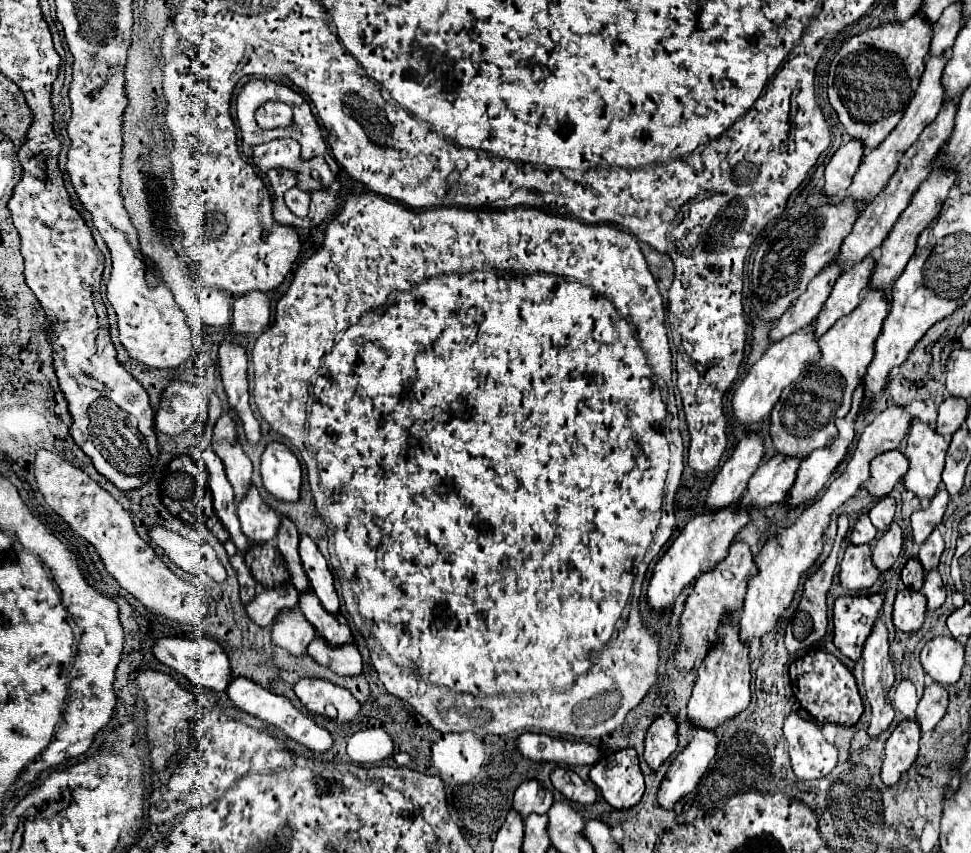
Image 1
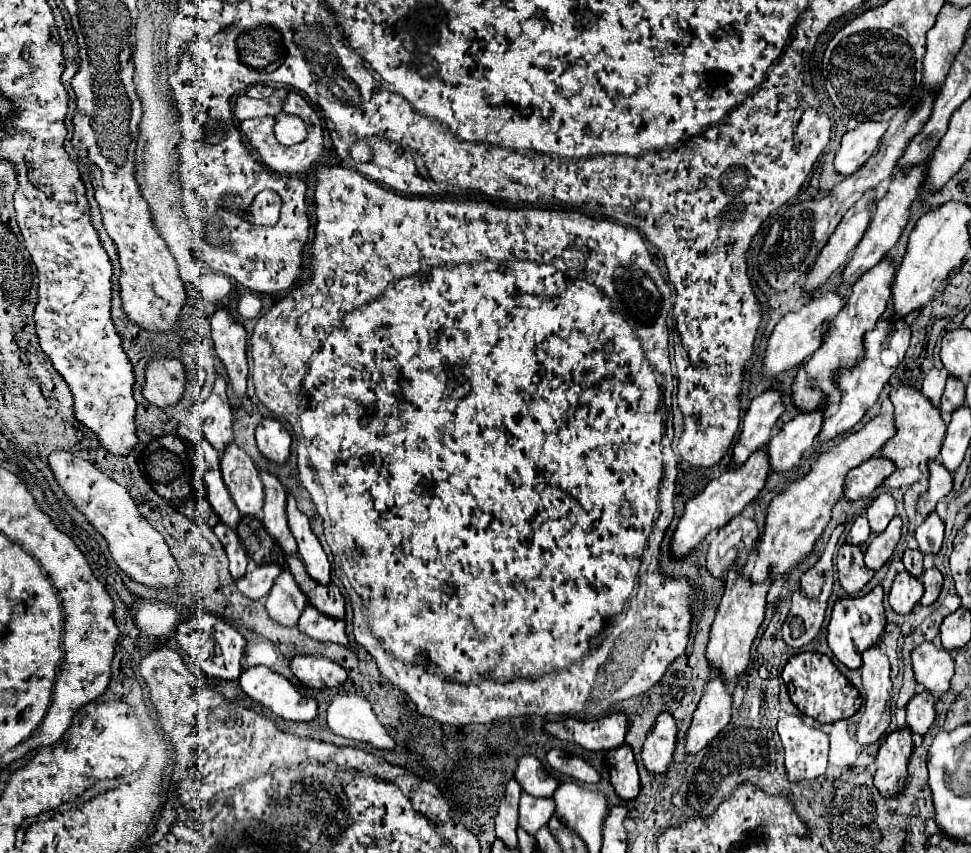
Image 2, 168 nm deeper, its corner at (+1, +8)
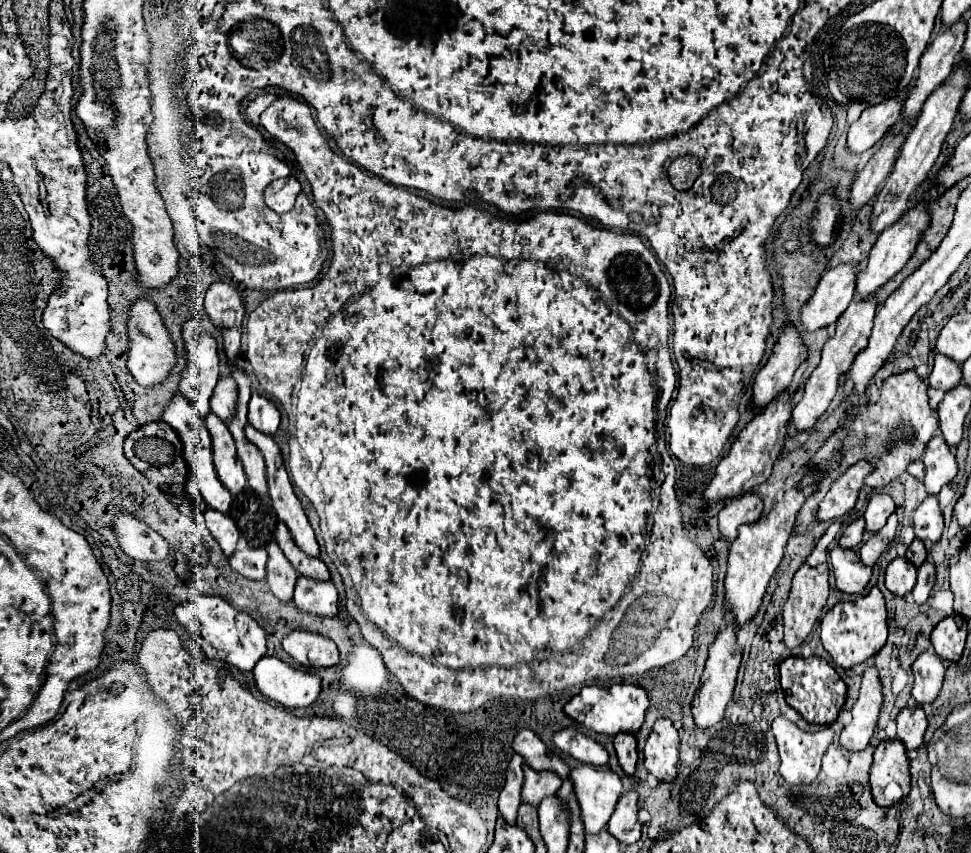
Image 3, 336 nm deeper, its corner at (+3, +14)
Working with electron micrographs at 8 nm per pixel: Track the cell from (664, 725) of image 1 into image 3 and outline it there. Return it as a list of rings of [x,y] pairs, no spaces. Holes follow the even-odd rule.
[[[660,719],[646,741],[646,749],[644,749],[646,769],[660,781],[674,781],[676,767],[680,761],[678,747],[680,747],[680,737],[672,721]]]

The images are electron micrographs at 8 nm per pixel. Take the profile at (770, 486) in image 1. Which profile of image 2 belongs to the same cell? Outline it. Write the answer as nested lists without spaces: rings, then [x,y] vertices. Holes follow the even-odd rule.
[[[800,413],[788,421],[782,431],[768,443],[768,461],[770,469],[776,473],[792,471],[798,467],[802,451],[812,447],[814,437],[820,433],[824,413]]]

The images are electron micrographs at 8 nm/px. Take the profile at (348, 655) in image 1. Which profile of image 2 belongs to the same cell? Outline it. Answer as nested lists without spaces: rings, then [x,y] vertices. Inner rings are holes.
[[[306,607],[302,619],[298,621],[298,629],[320,643],[338,643],[342,647],[348,647],[344,621],[330,619],[320,611],[314,611],[314,607]]]

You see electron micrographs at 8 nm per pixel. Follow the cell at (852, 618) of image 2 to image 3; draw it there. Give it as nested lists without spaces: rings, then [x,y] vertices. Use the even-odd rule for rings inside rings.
[[[872,587],[870,593],[858,601],[834,605],[834,609],[830,609],[820,623],[822,645],[830,653],[832,661],[842,669],[850,669],[874,657],[884,647],[886,637],[888,637],[886,605],[878,587]]]

